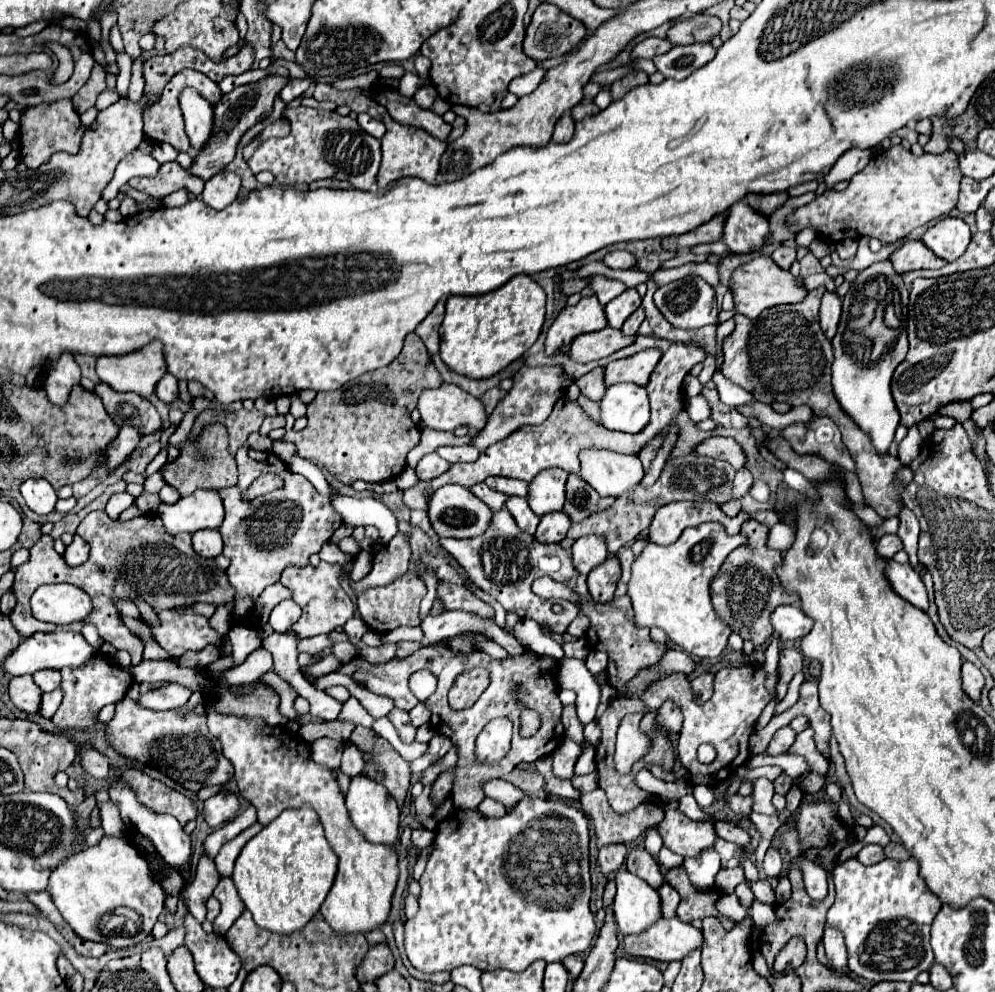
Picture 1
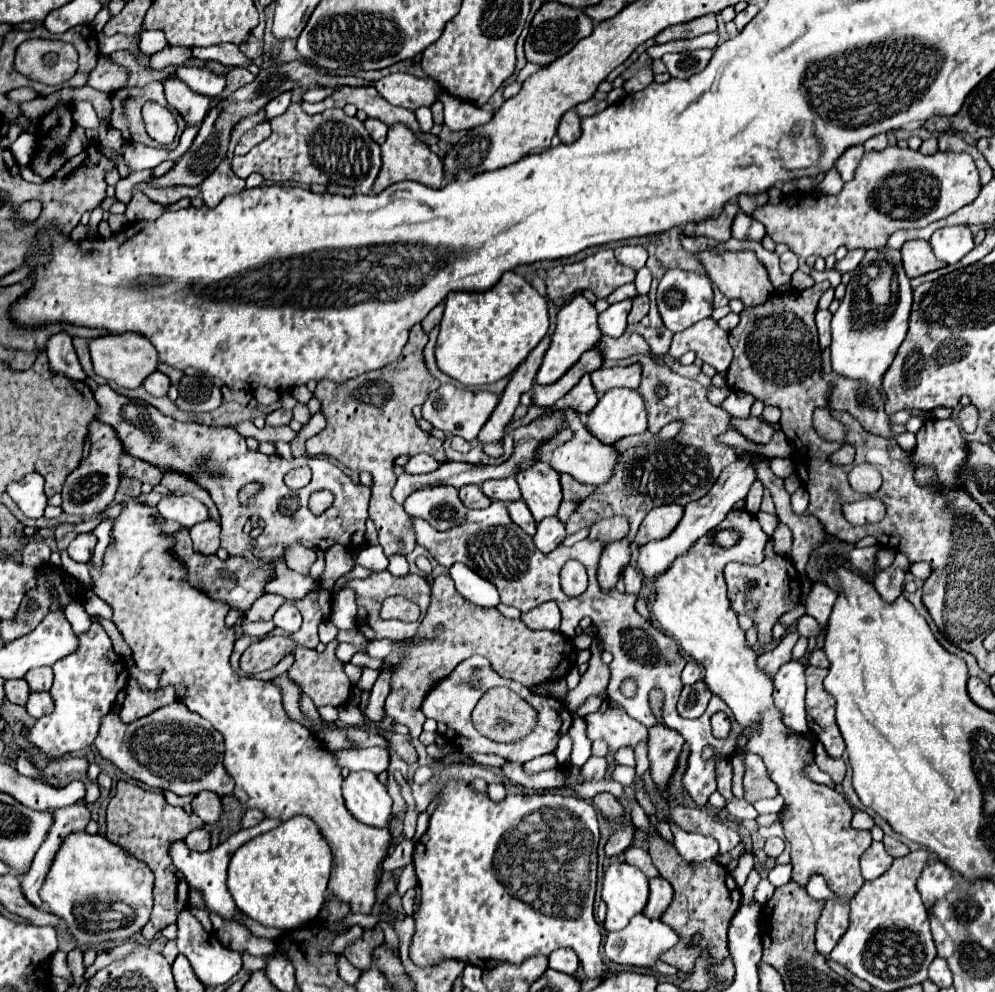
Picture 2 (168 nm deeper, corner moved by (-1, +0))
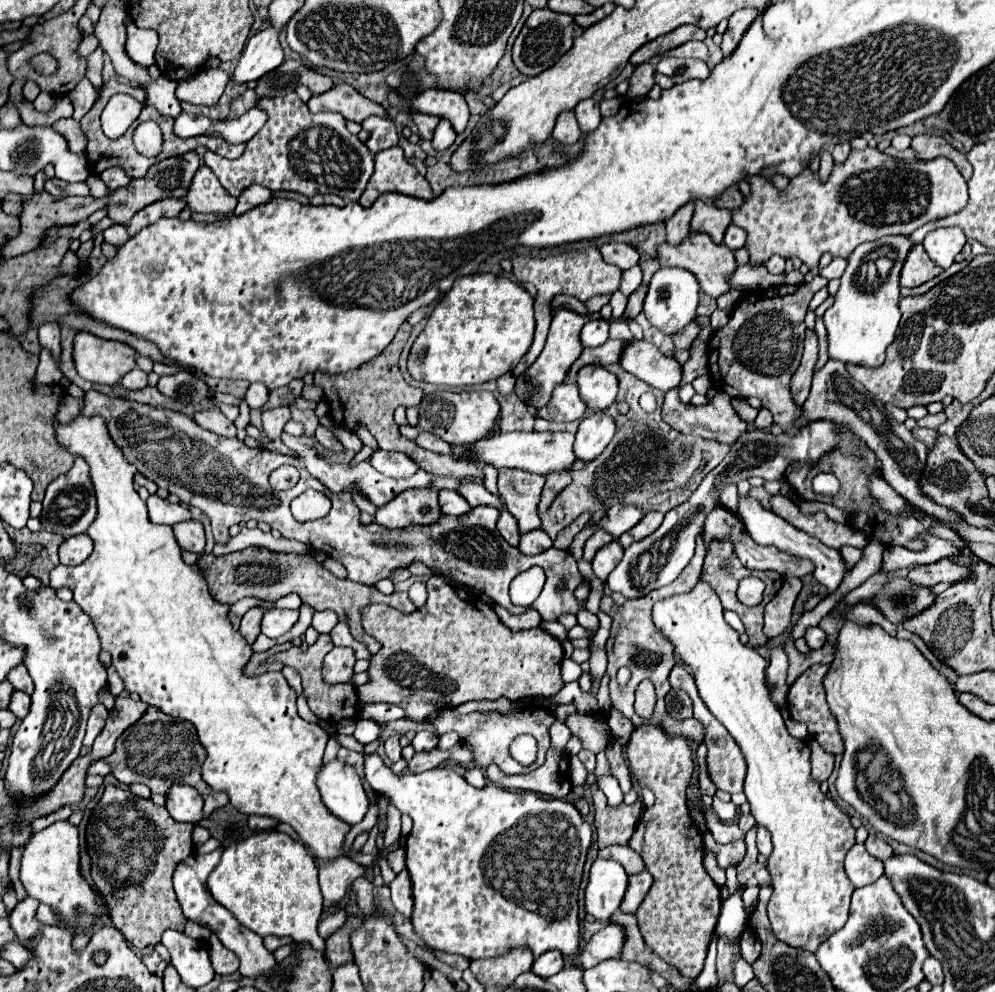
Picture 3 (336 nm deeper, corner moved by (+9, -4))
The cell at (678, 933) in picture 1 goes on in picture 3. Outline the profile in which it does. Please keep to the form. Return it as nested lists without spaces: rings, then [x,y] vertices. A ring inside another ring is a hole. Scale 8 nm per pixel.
[[[606,924],[600,932],[596,932],[584,950],[578,954],[576,962],[582,968],[592,968],[604,960],[620,958],[620,952],[626,942],[626,930],[620,924]]]

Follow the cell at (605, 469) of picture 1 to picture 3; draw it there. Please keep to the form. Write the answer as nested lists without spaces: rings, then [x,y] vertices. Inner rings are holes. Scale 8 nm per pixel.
[[[510,432],[510,434],[496,434],[490,440],[478,440],[472,444],[472,450],[476,454],[476,462],[494,464],[500,468],[520,468],[528,470],[540,476],[546,476],[550,472],[572,472],[572,466],[576,462],[574,450],[574,434],[570,432]]]

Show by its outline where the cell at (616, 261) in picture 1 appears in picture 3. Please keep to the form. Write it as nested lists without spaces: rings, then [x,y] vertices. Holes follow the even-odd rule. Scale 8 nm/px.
[[[606,244],[606,246],[600,248],[600,252],[604,256],[604,262],[614,264],[622,270],[636,266],[638,260],[640,260],[636,248],[630,248],[630,244]]]

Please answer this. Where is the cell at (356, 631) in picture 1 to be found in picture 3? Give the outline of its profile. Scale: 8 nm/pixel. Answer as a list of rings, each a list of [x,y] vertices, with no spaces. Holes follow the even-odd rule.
[[[322,610],[322,612],[316,612],[314,614],[314,620],[312,620],[312,626],[320,632],[320,634],[330,634],[330,630],[338,624],[338,616],[336,612],[330,612],[330,610]]]

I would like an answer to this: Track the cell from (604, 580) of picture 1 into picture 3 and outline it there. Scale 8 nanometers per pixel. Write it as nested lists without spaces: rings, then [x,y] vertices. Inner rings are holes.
[[[610,542],[610,544],[606,544],[606,546],[602,546],[598,552],[596,552],[596,556],[594,556],[594,560],[592,560],[592,570],[594,570],[594,574],[602,580],[602,582],[606,582],[606,578],[610,576],[610,572],[618,566],[618,562],[622,560],[622,554],[624,554],[624,548],[620,546],[620,542]]]

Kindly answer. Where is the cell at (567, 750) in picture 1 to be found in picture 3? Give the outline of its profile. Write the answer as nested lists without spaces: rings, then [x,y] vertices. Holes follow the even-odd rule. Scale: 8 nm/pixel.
[[[554,722],[552,724],[552,728],[550,728],[550,740],[552,740],[552,746],[558,750],[566,750],[566,744],[568,744],[568,740],[570,740],[570,730],[566,728],[566,724],[562,724],[562,722]]]

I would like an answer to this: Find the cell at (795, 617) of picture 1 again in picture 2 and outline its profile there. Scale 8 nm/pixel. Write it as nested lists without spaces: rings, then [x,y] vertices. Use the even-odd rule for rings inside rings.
[[[804,614],[804,616],[798,620],[798,632],[800,632],[800,636],[810,638],[810,636],[818,636],[818,634],[822,632],[822,626],[820,626],[812,616]]]

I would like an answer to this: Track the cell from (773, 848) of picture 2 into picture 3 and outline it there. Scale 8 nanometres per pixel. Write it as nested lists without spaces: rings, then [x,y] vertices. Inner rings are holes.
[[[758,826],[758,840],[756,840],[756,846],[758,846],[758,852],[760,856],[768,858],[770,852],[772,852],[772,842],[770,842],[770,834],[766,832],[766,828]]]

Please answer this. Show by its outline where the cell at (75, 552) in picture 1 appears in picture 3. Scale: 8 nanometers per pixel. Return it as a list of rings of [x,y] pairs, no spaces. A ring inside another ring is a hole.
[[[88,534],[66,538],[60,546],[60,564],[68,564],[68,566],[82,564],[90,556],[92,548],[94,548],[94,542]]]

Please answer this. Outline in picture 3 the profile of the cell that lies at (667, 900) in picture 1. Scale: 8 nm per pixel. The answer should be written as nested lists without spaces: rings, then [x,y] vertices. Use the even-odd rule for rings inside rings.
[[[648,872],[642,874],[634,874],[628,880],[628,890],[626,890],[626,900],[622,900],[620,910],[624,914],[634,914],[638,910],[638,906],[642,904],[642,900],[646,898],[646,894],[652,888],[652,878]]]

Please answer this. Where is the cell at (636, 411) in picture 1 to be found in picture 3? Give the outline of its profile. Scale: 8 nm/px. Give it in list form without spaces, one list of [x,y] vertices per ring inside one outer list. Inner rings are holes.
[[[602,410],[592,412],[578,426],[576,442],[574,442],[574,454],[586,462],[594,460],[610,444],[614,434],[616,434],[614,418]]]

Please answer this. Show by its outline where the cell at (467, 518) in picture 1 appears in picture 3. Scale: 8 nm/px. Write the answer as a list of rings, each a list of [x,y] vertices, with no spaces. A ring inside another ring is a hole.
[[[432,488],[406,490],[390,500],[386,506],[378,508],[374,522],[386,528],[406,528],[406,526],[430,526],[442,518],[442,508],[438,502],[438,492]]]

